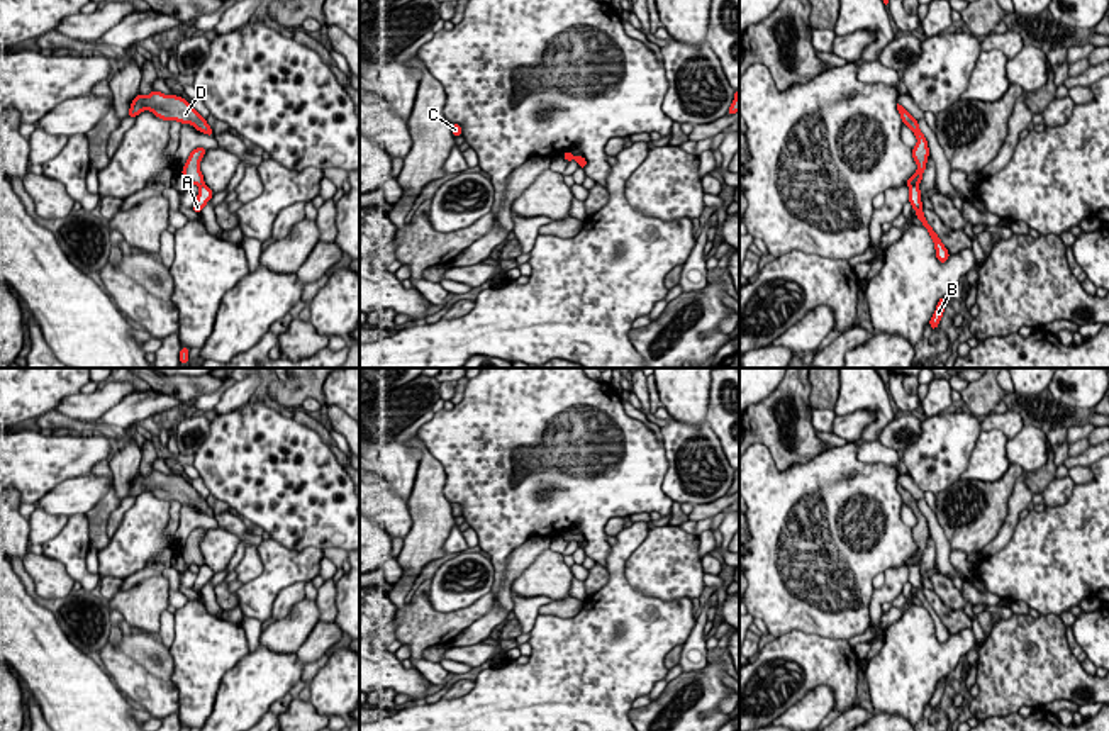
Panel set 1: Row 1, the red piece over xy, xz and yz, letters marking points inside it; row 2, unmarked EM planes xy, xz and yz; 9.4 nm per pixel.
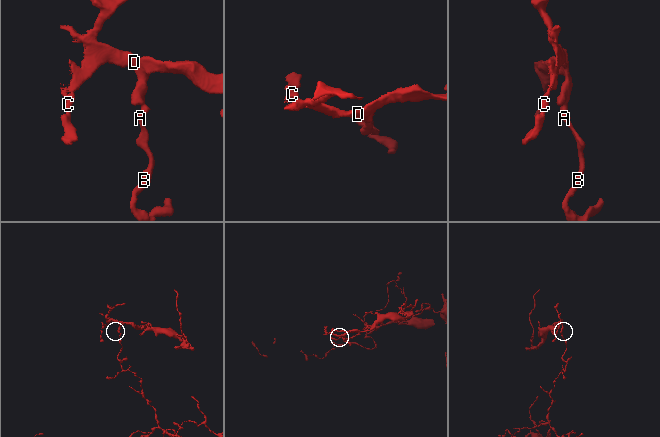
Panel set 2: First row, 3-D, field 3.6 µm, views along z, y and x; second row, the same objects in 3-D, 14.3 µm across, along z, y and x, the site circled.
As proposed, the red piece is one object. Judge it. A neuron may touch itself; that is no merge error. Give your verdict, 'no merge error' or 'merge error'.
merge error

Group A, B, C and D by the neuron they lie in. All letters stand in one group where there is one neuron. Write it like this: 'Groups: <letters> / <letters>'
Groups: A B / C D

